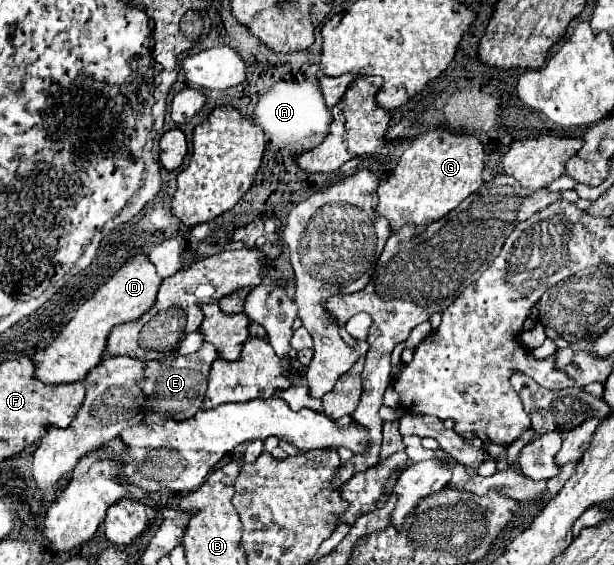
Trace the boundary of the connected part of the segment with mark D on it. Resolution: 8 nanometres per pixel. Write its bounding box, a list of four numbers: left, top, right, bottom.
[36,254,162,384]

